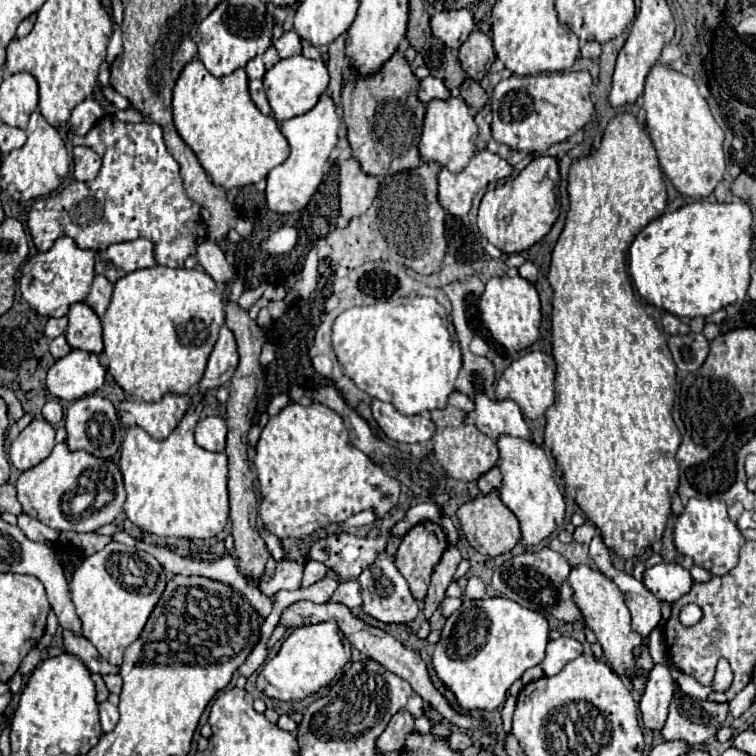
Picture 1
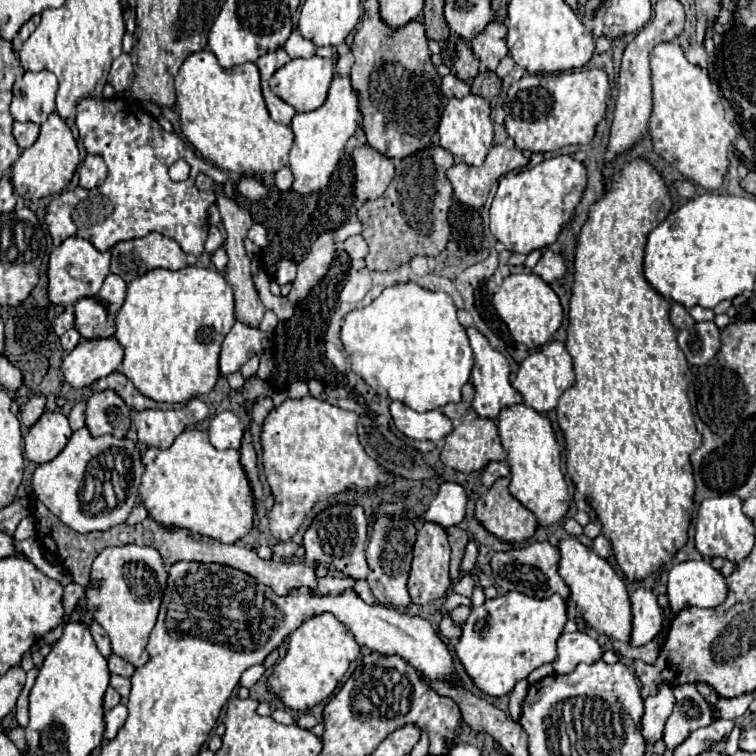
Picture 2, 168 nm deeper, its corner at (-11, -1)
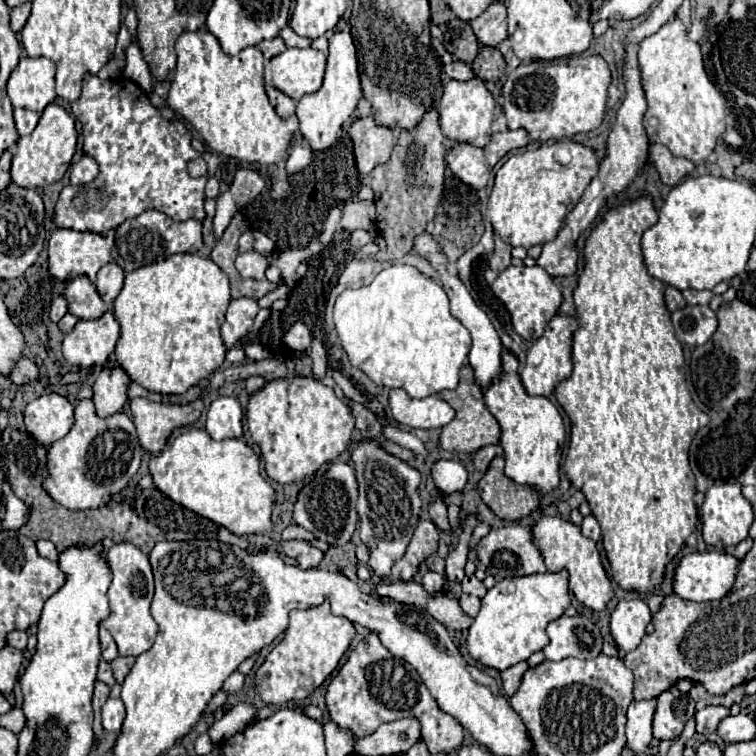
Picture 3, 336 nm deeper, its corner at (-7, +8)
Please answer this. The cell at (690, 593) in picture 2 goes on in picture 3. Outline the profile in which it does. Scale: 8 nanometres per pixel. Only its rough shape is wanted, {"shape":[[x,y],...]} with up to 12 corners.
{"shape":[[718,551],[680,559],[672,591],[688,601],[722,599],[738,559]]}

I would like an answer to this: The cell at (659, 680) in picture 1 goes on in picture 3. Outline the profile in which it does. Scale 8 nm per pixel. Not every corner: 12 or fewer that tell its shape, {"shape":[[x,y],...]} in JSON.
{"shape":[[656,699],[632,701],[626,737],[634,753],[652,741]]}

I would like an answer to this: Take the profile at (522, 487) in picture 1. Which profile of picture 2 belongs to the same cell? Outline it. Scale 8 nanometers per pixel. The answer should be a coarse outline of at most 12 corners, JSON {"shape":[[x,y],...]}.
{"shape":[[506,406],[510,494],[540,526],[570,498],[550,418]]}

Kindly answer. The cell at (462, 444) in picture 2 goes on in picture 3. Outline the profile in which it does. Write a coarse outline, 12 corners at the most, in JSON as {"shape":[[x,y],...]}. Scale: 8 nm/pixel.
{"shape":[[474,373],[440,397],[456,417],[440,433],[440,449],[476,453],[496,445],[500,425],[484,403]]}

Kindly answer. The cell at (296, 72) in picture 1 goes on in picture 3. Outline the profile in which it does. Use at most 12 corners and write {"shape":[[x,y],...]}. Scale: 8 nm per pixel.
{"shape":[[286,49],[264,81],[298,101],[322,85],[326,55]]}

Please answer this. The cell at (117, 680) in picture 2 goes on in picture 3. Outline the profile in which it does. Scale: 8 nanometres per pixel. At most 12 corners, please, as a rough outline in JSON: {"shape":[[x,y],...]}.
{"shape":[[100,661],[98,681],[110,685],[116,683],[108,661]]}

